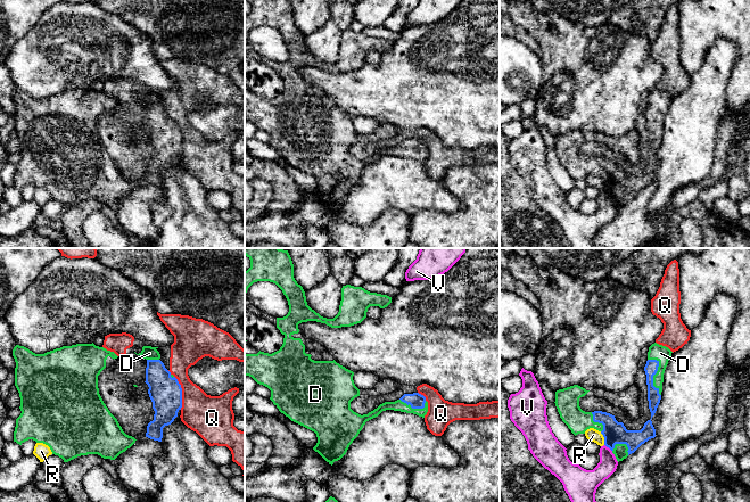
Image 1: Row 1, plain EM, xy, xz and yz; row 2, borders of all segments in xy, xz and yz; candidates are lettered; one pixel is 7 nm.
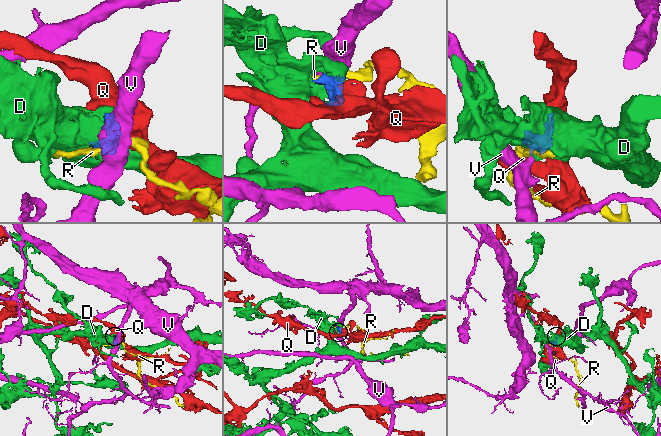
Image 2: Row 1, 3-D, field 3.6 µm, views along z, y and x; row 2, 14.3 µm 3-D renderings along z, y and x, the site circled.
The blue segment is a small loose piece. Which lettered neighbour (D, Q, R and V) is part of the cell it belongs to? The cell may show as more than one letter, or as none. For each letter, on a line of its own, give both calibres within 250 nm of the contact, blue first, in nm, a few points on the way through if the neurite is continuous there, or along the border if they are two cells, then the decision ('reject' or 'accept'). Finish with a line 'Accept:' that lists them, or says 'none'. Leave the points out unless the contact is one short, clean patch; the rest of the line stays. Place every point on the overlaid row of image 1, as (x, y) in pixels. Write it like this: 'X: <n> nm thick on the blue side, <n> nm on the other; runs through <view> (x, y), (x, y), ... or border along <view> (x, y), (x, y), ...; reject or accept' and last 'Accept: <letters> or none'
D: 90 nm thick on the blue side, 120 nm on the other; accept
Q: 220 nm thick on the blue side, 280 nm on the other; reject
R: 160 nm thick on the blue side, 90 nm on the other; border along yz (600, 431), (604, 444); reject
V: 160 nm thick on the blue side, 130 nm on the other; border along yz (604, 444), (611, 451); reject
Accept: D

